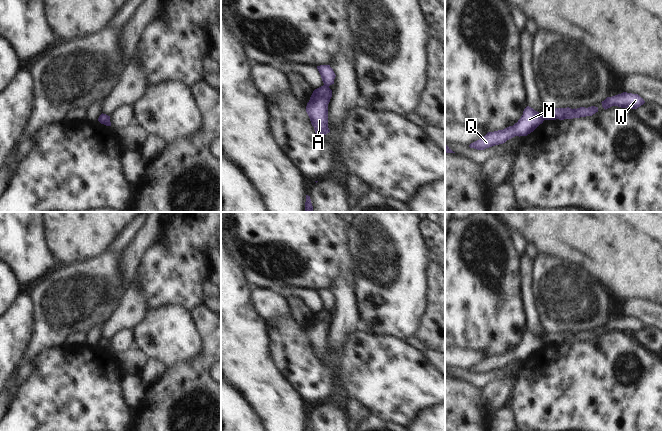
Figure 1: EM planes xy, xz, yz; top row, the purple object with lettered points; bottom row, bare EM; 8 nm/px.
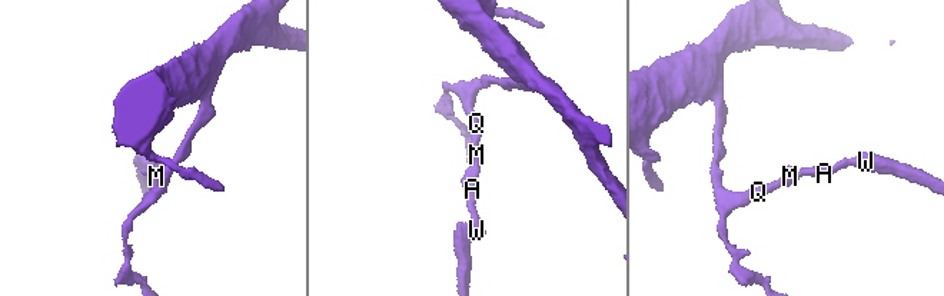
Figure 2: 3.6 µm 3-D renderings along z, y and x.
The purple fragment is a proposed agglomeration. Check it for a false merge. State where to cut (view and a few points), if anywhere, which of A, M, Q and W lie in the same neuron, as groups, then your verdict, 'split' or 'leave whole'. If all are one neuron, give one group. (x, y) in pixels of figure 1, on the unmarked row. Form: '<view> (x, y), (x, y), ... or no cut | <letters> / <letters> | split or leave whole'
yz (541, 338), (545, 343) | A W / M Q | split

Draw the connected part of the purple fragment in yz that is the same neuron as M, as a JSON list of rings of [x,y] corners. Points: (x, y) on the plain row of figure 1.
[[[527,330],[521,342],[513,350],[509,350],[503,354],[488,356],[479,364],[471,367],[469,371],[484,374],[495,369],[503,368],[515,360],[527,360],[542,348],[544,344],[541,337]]]

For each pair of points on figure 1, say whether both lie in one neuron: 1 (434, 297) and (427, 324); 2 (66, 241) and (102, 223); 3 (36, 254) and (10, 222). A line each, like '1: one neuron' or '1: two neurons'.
1: one neuron
2: one neuron
3: one neuron

